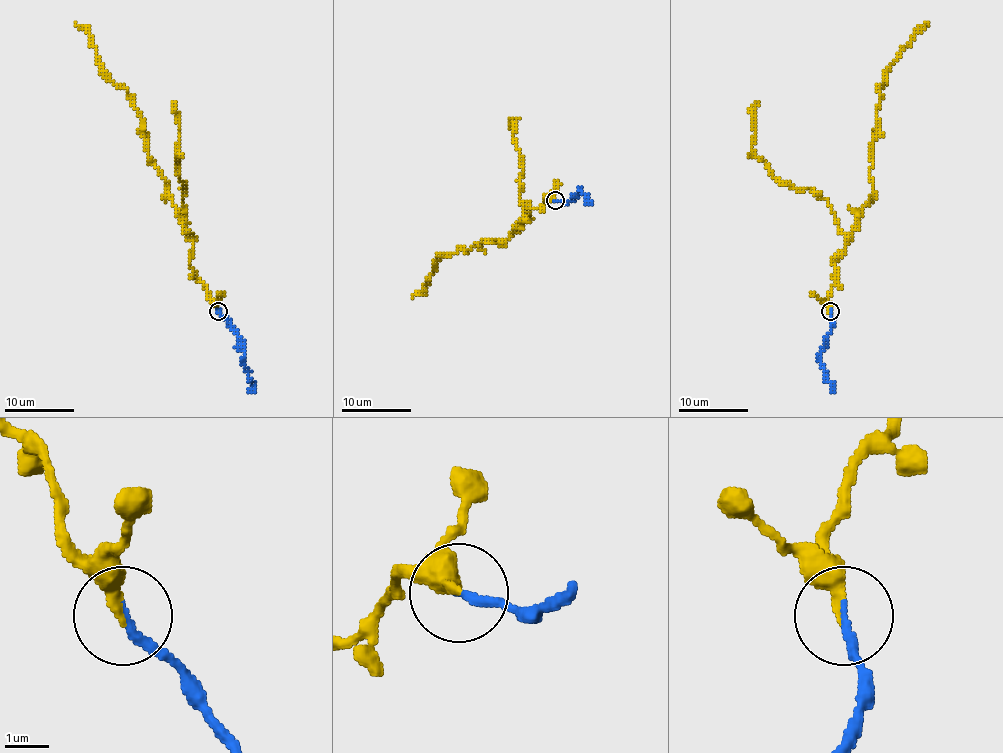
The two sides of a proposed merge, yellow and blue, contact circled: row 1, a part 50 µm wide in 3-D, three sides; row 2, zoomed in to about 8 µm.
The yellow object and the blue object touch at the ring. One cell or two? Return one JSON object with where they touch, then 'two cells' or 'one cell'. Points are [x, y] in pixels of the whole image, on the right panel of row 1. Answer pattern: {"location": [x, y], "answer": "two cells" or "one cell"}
{"location": [830, 311], "answer": "one cell"}

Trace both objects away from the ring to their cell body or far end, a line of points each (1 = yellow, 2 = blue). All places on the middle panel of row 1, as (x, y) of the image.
1: (555, 200), (534, 207), (527, 202), (531, 216), (505, 243), (486, 240), (444, 254), (411, 297)
2: (555, 200), (569, 202), (581, 190), (591, 202), (586, 204)

